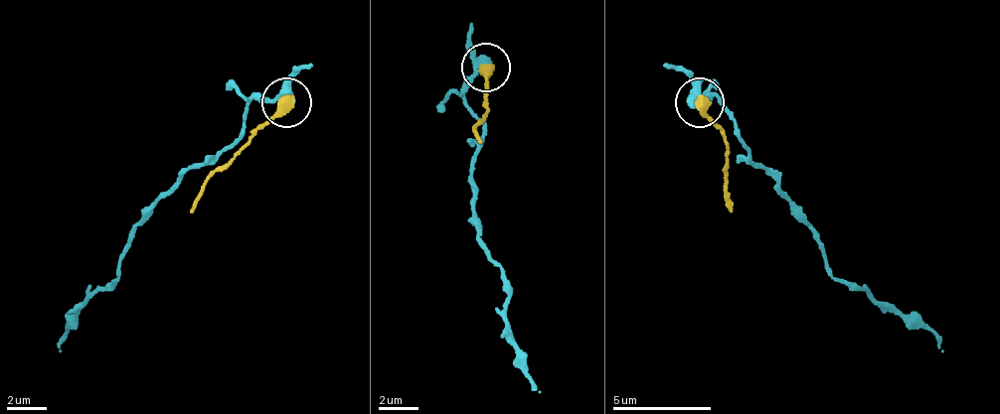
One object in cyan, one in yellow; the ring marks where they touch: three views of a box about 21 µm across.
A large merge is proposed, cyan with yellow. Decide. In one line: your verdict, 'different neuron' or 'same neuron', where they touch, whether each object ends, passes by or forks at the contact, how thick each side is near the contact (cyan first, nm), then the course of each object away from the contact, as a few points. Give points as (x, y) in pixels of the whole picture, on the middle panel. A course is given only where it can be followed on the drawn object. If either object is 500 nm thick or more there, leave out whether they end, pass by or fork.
different neuron; at (485, 67); 320 nm thick on the cyan side, 550 nm on the other; cyan runs (486, 64), (460, 98), (485, 123), (474, 158), (472, 178), (479, 237), (502, 277), (514, 360), (536, 390); yellow runs (486, 68), (488, 108), (475, 128), (481, 143)

